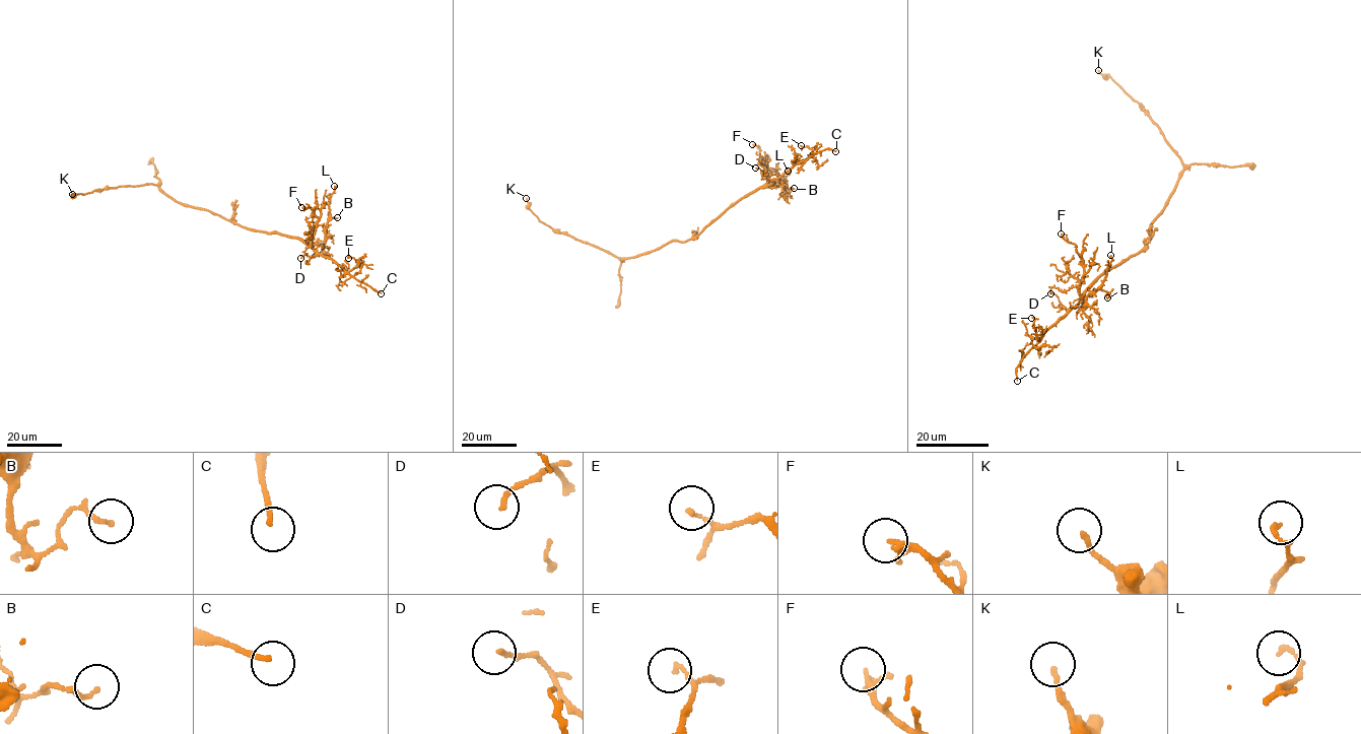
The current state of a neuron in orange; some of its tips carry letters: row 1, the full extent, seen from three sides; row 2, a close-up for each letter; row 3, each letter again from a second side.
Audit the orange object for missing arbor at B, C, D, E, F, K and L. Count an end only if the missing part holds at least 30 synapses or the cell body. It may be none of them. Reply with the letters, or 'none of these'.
C

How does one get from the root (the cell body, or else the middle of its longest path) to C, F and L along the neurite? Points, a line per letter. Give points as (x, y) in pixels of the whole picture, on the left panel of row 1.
C: (221, 216), (248, 228), (275, 231), (305, 241), (316, 251), (381, 293)
F: (221, 216), (248, 228), (275, 231), (308, 242), (318, 217), (313, 208), (301, 207)
L: (221, 216), (248, 228), (276, 231), (311, 244), (322, 243), (334, 186)

